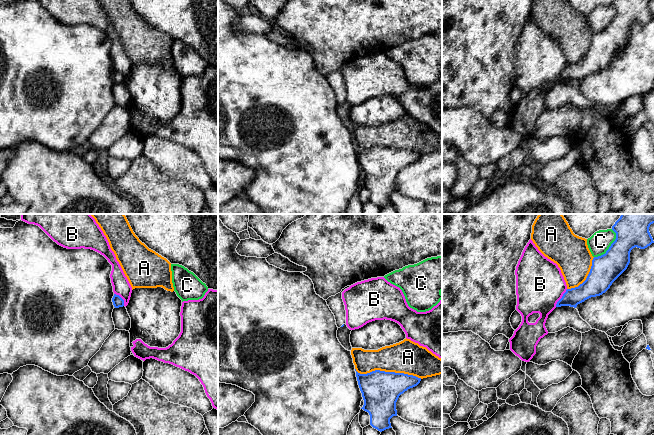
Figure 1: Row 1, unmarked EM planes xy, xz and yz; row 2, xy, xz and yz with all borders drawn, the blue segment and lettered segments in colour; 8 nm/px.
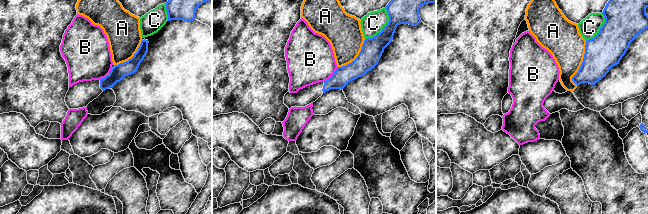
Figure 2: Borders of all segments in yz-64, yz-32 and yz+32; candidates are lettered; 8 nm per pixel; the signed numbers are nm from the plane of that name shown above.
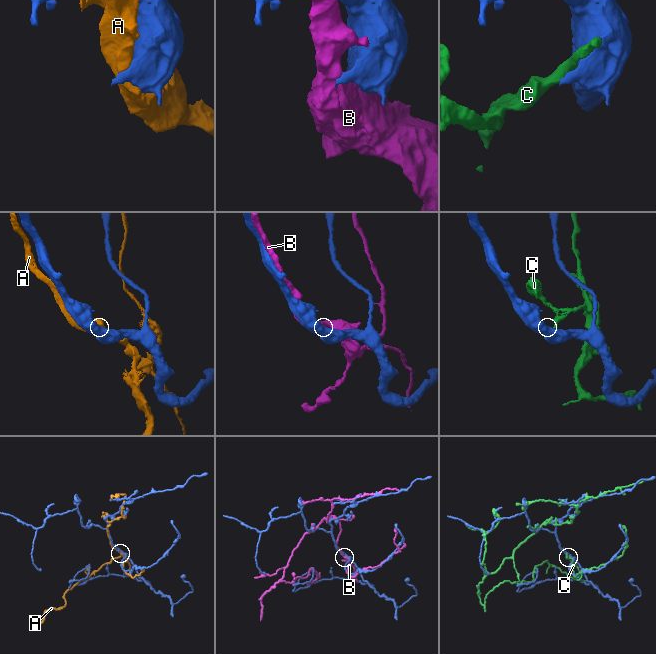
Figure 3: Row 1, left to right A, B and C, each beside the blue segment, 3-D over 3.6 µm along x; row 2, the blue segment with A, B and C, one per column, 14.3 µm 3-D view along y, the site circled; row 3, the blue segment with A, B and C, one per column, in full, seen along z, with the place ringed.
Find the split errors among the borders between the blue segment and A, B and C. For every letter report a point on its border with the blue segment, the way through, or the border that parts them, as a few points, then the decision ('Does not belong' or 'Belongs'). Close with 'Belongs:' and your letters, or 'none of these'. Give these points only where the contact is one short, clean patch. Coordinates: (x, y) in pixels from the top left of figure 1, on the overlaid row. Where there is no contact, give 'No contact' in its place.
A: Touches blue at xz (388, 372). Does not belong
B: Touches blue at yz (561, 298). Does not belong
C: Touches blue at yz (610, 246). Does not belong
Belongs: none of these

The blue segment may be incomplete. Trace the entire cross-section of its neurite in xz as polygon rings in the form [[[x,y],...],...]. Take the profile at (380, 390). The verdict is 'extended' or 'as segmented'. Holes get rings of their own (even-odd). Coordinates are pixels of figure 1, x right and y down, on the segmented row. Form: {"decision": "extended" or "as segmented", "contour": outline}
{"decision": "as segmented", "contour": [[[375,370],[367,374],[356,371],[370,425],[382,432],[392,428],[390,419],[397,416],[396,402],[401,394],[417,386],[421,378],[413,375]]]}

